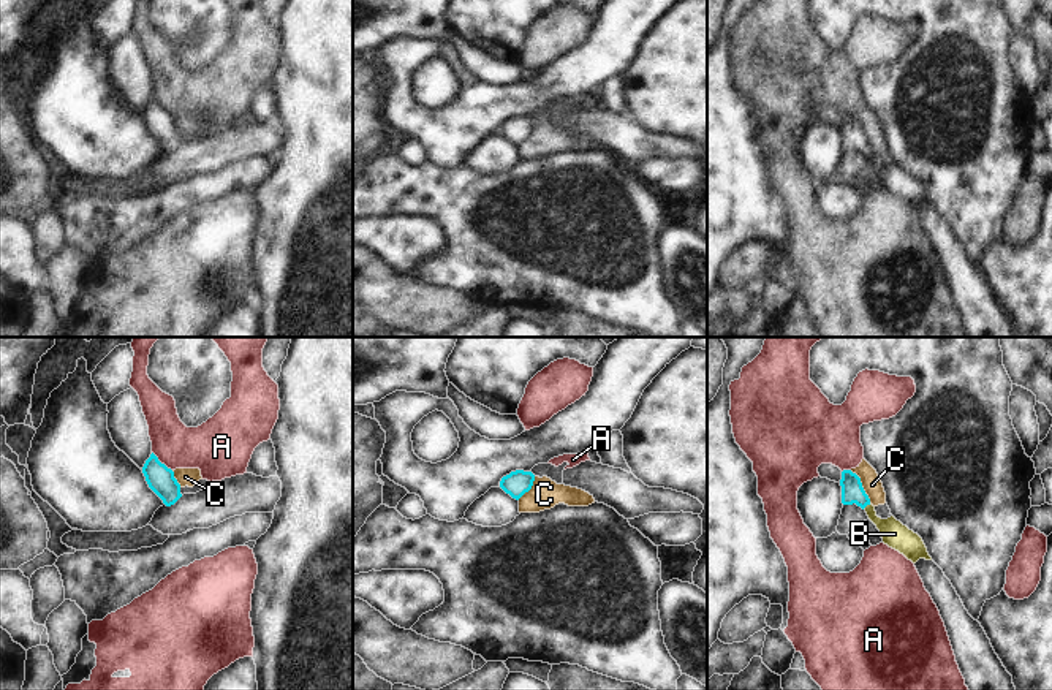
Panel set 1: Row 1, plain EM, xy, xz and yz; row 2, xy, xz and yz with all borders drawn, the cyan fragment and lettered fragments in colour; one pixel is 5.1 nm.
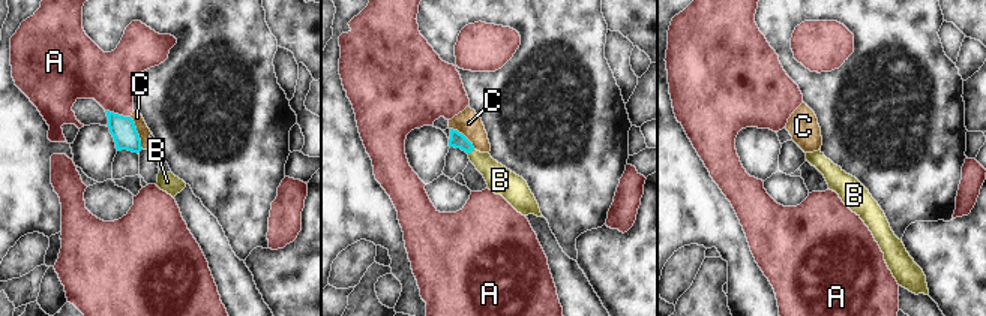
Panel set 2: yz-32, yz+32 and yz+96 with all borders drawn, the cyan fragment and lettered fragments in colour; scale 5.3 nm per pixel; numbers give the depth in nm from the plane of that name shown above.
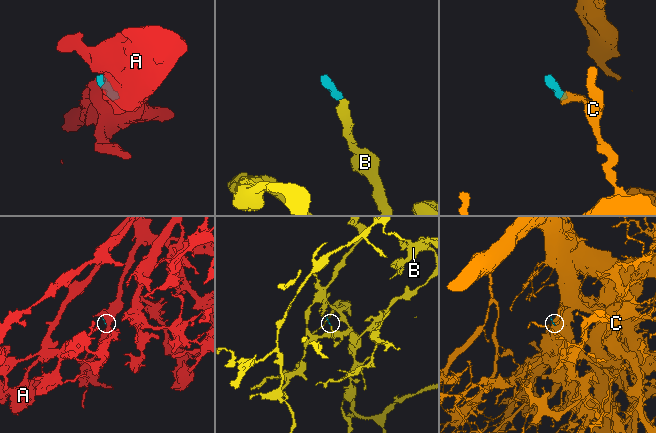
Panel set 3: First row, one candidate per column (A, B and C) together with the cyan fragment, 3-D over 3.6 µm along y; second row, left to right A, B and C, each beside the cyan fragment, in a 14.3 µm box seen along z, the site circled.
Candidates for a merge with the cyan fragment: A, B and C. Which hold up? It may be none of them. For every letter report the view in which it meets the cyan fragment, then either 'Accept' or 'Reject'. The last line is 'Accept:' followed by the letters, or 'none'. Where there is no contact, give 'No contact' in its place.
A: Touches cyan in xy. Reject
B: Touches cyan in yz. Accept
C: Touches cyan in yz. Reject
Accept: B.

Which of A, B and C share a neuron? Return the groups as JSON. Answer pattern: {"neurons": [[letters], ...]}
{"neurons": [["A"], ["B"], ["C"]]}

